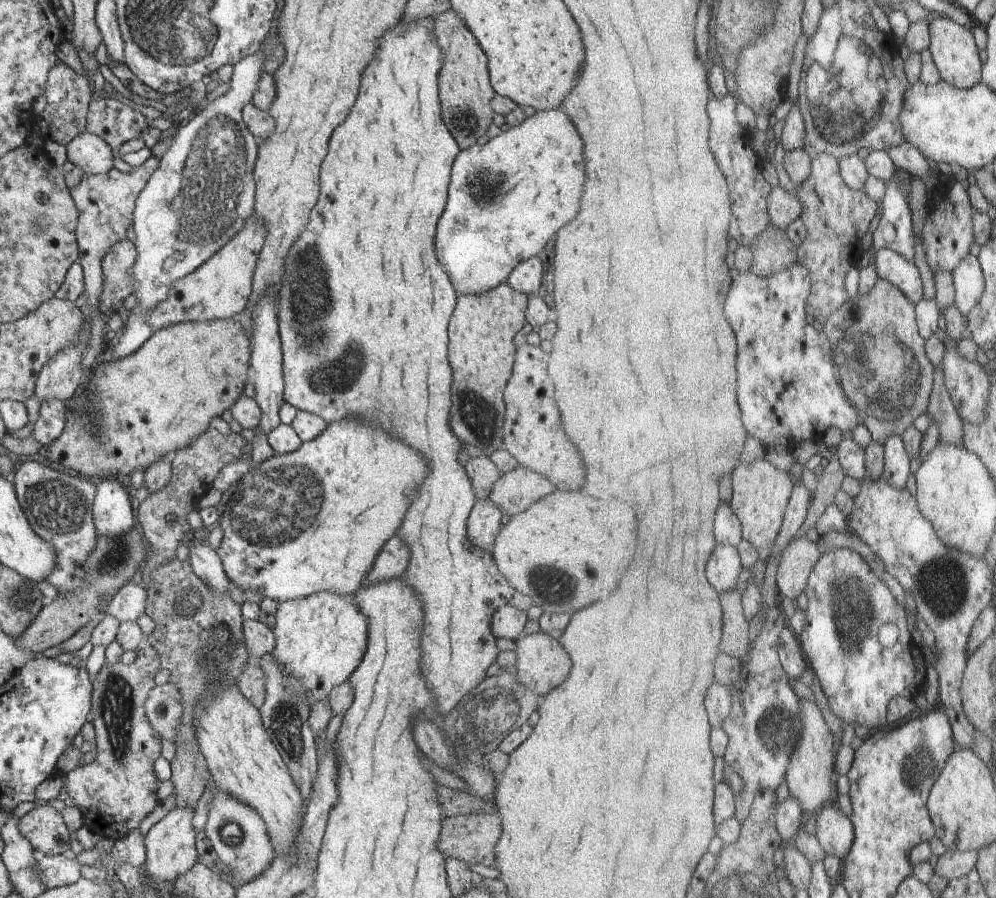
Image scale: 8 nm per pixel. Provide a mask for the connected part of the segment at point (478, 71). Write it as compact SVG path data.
M452 8L436 16L434 32L444 53L444 64L437 78L442 118L463 151L476 145L476 140L486 134L493 122L491 100L496 92L489 79L489 60L472 31Z

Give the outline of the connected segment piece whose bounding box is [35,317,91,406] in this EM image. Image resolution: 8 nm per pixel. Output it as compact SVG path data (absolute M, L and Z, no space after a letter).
M85 317L79 344L57 352L42 367L35 386L35 395L41 402L41 406L42 403L52 399L66 402L79 392L79 386L84 376L81 366L82 353L90 339L91 325L89 320L89 317Z

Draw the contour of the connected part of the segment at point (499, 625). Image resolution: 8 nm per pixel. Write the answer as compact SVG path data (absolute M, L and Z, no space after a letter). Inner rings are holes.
M506 603L492 615L492 634L496 638L506 638L516 642L519 637L524 635L526 621L526 612Z

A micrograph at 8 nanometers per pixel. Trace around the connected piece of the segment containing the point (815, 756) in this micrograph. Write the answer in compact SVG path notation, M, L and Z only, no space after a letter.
M802 700L804 706L804 736L800 742L800 748L794 752L792 764L788 772L788 786L790 795L798 798L804 806L807 816L812 812L820 812L835 803L836 777L838 776L837 755L839 754L839 743L836 736L822 712L822 708L814 700Z

